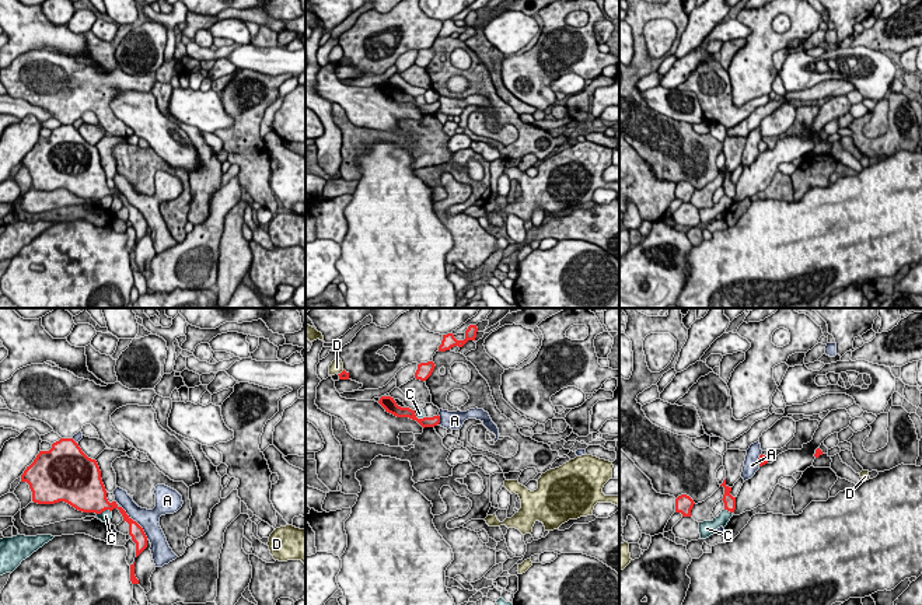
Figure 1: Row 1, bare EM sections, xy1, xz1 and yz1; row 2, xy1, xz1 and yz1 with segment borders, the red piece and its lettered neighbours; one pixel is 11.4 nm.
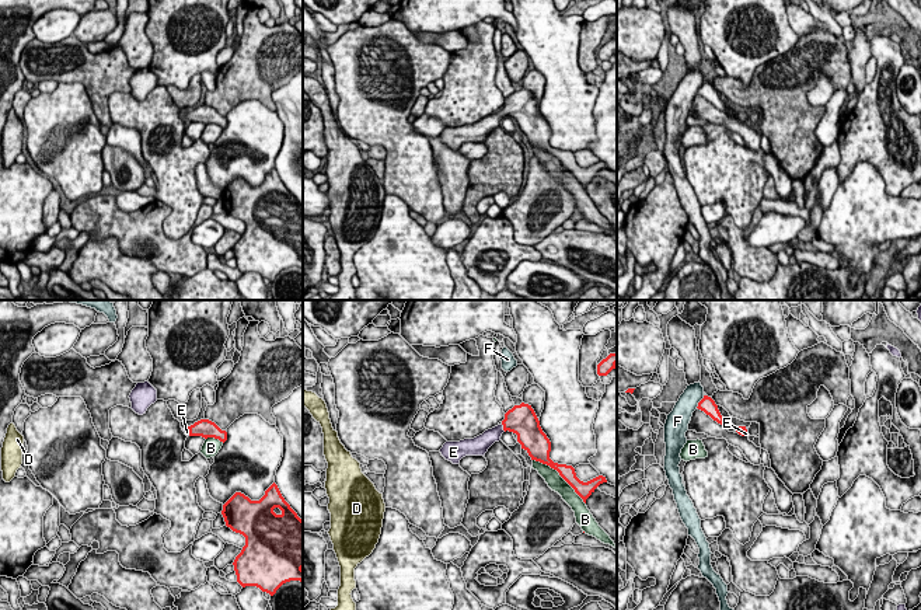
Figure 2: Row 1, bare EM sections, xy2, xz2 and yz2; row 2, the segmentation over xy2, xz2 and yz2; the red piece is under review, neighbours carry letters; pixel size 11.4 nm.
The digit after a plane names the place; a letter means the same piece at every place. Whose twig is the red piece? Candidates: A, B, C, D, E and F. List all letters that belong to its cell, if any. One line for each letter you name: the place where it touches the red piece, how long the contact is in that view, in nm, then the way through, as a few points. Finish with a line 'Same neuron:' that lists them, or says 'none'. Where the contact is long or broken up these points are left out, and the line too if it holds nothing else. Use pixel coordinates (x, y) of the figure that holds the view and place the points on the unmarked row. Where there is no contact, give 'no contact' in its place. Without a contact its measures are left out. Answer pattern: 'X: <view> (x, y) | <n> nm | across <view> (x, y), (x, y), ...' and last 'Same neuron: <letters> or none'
E: xz2 (503, 114) | 110 nm | across xz2 (522, 105), (513, 107), (503, 114), (488, 124)
Same neuron: E

